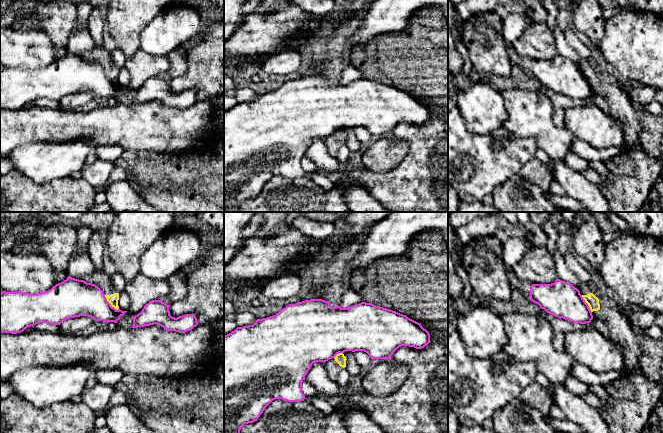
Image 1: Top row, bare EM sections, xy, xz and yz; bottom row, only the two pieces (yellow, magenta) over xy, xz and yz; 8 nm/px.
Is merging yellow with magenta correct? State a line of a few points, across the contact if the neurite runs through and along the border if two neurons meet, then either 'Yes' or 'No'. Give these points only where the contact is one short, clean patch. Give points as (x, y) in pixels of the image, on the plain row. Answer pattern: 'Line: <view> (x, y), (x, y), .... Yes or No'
Line: xy (104, 71), (106, 76), (117, 86). No

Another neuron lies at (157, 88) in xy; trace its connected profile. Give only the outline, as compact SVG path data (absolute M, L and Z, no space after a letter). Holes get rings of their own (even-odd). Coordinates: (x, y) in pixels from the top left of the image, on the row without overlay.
M153 76L147 79L142 87L134 92L131 104L145 103L157 100L167 107L185 109L198 101L194 90L186 90L177 94L172 93L169 81L161 76Z

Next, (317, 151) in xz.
M324 138L313 139L305 156L315 163L318 171L328 176L341 169L336 157L329 154Z

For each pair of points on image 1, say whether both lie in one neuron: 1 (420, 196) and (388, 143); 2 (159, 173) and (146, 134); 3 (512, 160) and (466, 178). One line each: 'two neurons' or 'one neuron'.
1: two neurons
2: two neurons
3: one neuron

